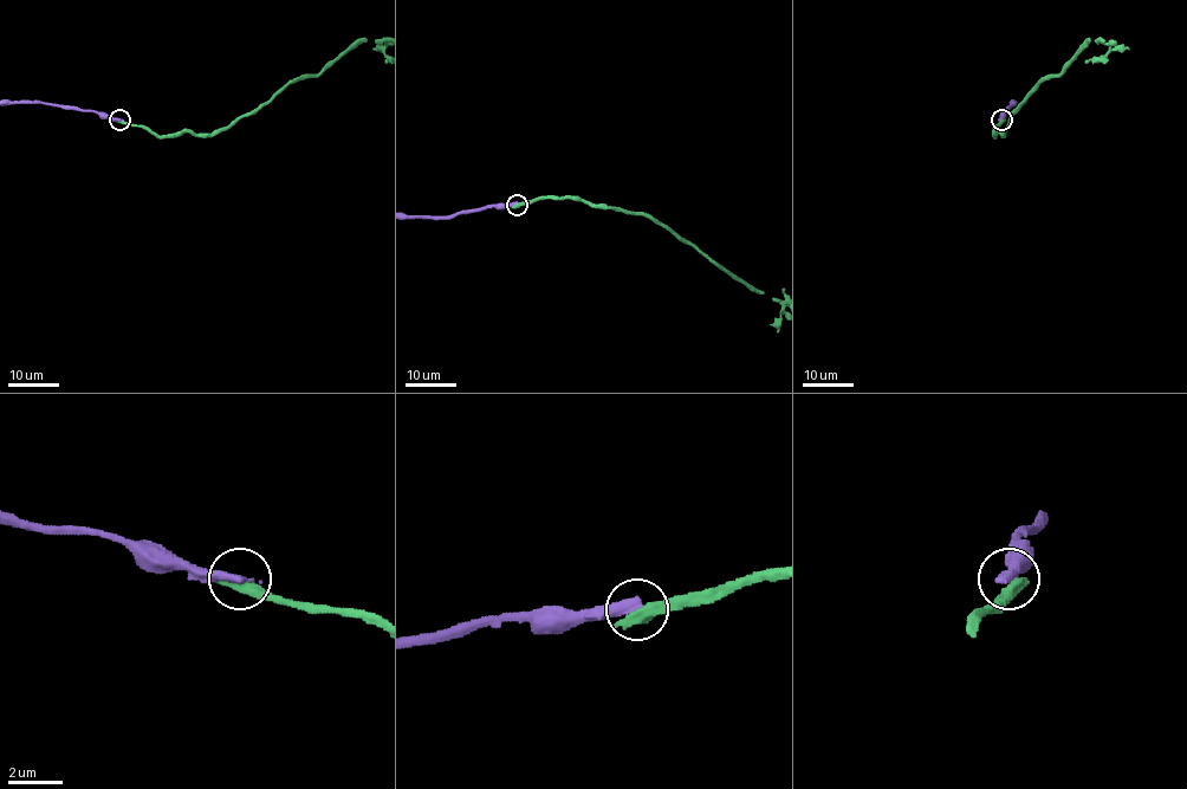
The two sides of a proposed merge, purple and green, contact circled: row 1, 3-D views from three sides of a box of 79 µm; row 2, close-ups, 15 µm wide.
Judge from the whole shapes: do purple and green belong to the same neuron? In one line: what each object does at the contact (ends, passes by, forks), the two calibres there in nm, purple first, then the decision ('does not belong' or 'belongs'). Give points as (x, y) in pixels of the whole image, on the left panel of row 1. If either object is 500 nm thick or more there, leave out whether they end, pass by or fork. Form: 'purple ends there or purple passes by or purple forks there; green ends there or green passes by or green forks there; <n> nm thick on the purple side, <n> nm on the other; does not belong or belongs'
400 nm thick on the purple side, 550 nm on the other; does not belong

